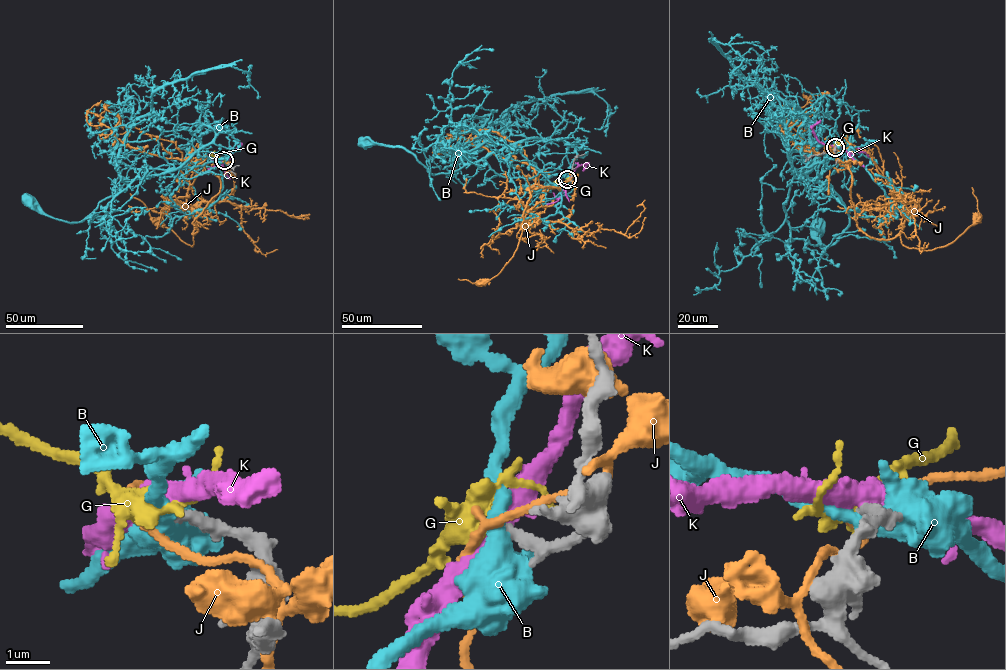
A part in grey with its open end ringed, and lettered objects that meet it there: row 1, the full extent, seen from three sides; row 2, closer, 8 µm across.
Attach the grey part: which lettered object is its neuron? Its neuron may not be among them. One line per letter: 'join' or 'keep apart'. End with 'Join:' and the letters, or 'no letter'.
B: keep apart
G: join
J: keep apart
K: keep apart
Join: G

